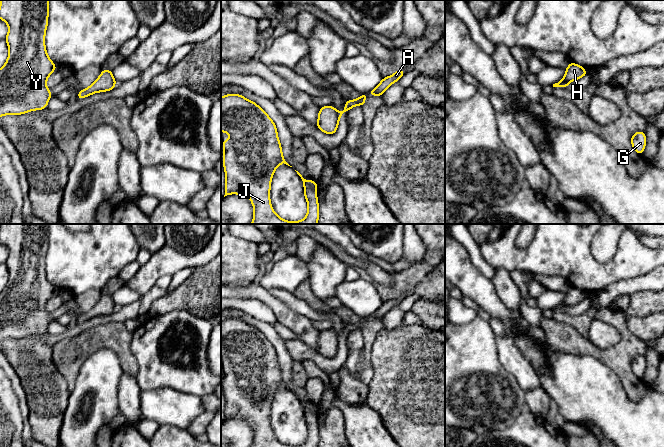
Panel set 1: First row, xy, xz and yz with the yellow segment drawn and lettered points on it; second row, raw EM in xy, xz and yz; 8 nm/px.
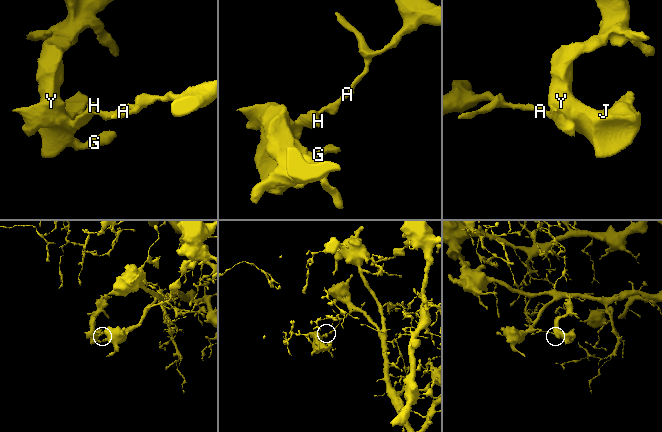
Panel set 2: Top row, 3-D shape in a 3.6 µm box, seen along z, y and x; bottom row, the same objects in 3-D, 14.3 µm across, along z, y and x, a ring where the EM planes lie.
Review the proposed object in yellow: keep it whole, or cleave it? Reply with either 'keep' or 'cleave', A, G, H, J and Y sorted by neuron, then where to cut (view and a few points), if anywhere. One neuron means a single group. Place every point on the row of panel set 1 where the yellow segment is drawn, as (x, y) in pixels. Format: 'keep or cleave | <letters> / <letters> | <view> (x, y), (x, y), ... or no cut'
cleave | A / G H J Y | yz (560, 81), (563, 81), (567, 85), (566, 87)

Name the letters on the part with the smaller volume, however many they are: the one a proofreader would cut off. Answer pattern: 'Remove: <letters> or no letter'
Remove: G, H, J, Y

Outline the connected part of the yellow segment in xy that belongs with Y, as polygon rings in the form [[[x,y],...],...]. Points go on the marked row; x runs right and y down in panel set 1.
[[[1,0],[0,19],[9,27],[5,38],[9,55],[6,63],[0,68],[0,117],[45,109],[52,97],[46,80],[57,66],[48,57],[45,48],[48,4],[49,0]]]

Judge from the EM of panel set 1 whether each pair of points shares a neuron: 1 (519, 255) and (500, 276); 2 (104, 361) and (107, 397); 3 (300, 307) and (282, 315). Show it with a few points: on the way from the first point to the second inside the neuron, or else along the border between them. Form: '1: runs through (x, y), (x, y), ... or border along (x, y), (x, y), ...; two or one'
1: border along (495, 267), (501, 267), (509, 272); two
2: runs through (104, 370), (104, 388); one
3: border along (274, 297), (282, 300), (310, 320); two

